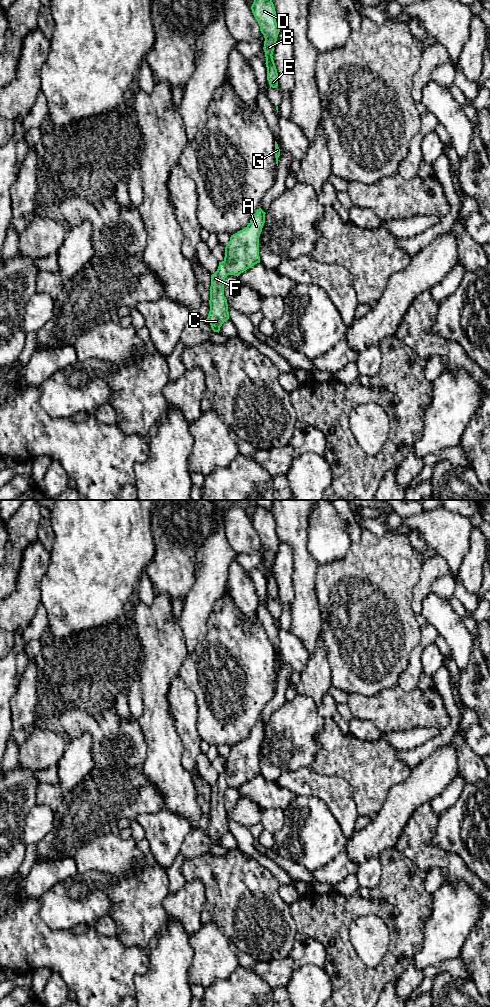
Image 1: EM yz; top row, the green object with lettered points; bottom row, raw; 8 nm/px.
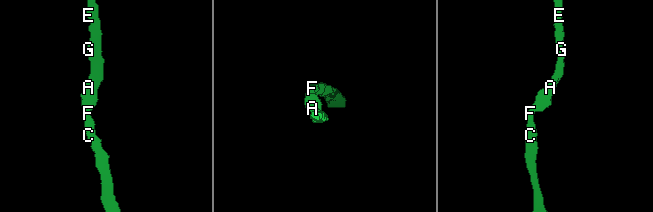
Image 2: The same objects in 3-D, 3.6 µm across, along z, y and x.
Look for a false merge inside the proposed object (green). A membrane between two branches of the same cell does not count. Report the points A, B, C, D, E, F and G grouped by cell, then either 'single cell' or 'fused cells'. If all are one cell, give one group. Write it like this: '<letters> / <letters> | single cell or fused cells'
A B C D E F G | single cell

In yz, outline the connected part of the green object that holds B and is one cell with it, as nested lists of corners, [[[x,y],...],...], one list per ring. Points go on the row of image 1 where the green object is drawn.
[[[254,0],[251,10],[265,38],[263,49],[266,57],[267,80],[270,87],[277,88],[278,73],[272,55],[280,29],[276,22],[275,7],[272,0]]]

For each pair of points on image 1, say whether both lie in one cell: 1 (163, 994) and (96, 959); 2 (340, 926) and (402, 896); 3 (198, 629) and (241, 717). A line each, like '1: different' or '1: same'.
1: different
2: same
3: different

